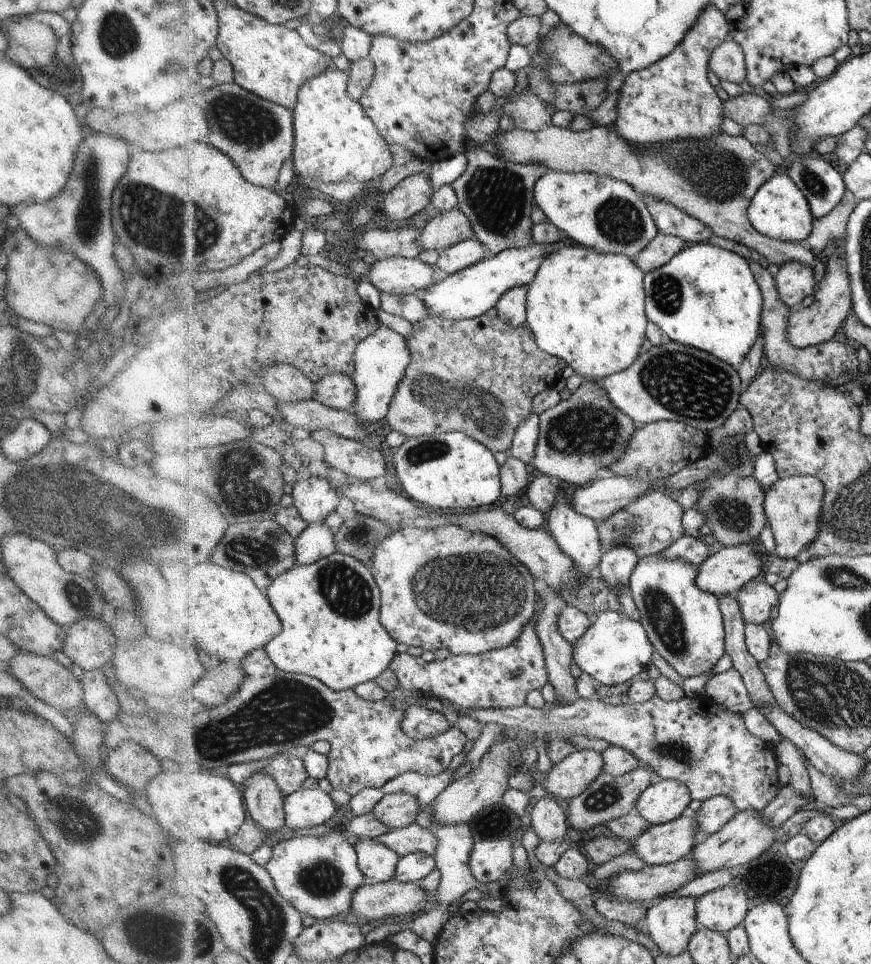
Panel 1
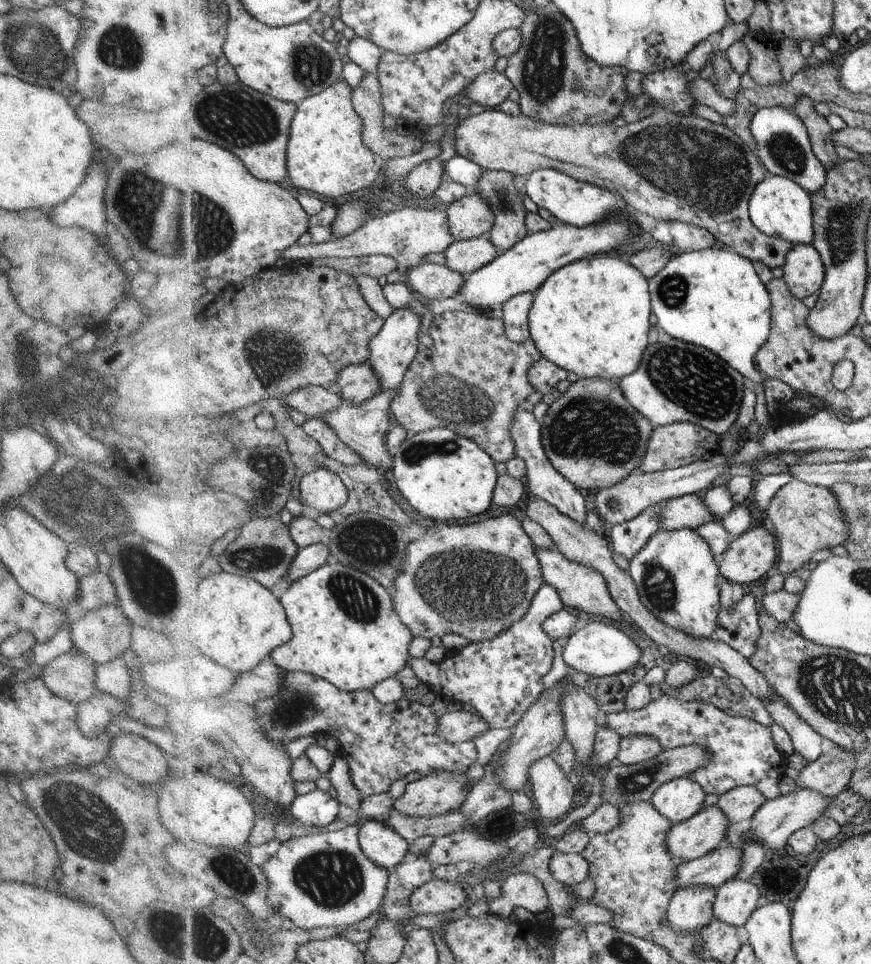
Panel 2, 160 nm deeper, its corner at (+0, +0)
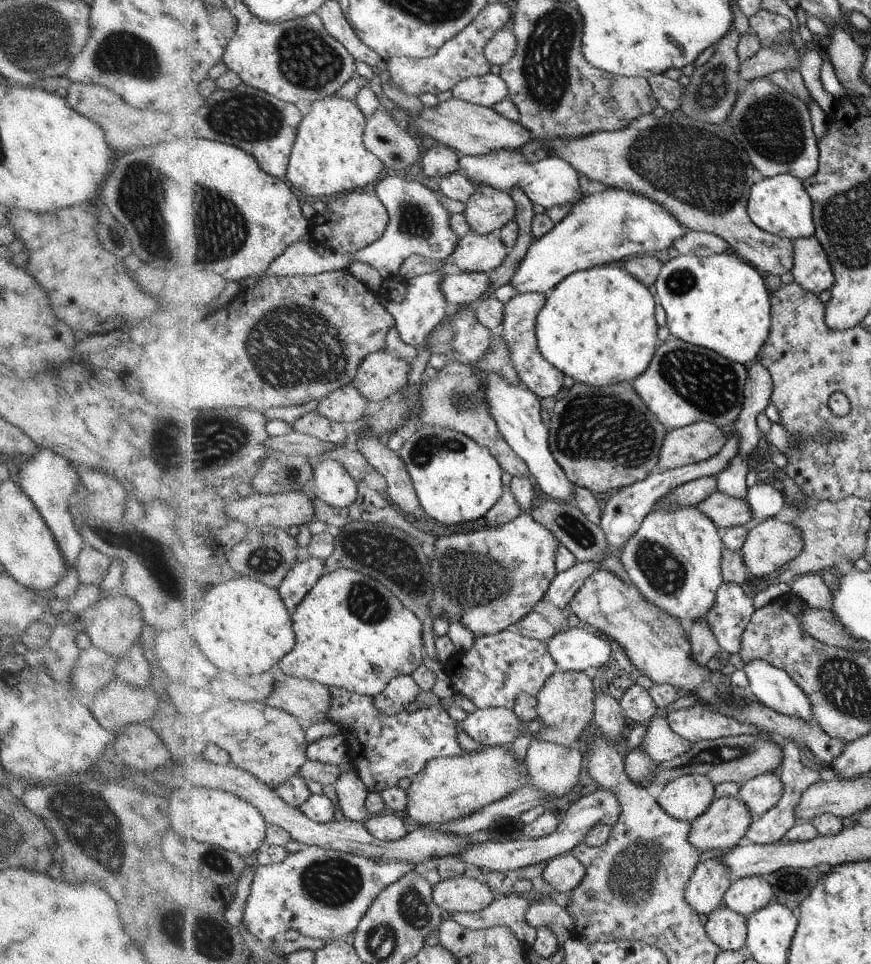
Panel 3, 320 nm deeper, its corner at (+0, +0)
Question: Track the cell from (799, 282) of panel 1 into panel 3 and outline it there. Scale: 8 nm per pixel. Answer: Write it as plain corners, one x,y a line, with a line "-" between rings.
815,234
793,241
793,255
791,273
796,283
816,295
831,290
836,276
827,252

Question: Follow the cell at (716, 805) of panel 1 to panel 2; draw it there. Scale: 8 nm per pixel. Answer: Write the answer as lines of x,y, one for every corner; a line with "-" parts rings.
740,786
720,795
716,808
720,808
730,824
734,824
750,820
766,800
754,786

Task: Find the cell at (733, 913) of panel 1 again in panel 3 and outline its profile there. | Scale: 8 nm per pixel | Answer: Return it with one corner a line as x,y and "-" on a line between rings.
760,876
740,877
728,888
722,904
744,916
750,916
764,908
772,896
772,886

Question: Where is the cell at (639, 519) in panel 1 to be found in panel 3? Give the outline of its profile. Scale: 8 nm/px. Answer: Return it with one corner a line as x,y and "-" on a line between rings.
708,494
708,498
696,506
704,511
716,526
720,526
721,530
736,526
751,527
755,523
752,521
752,510
746,497
732,498
728,494

